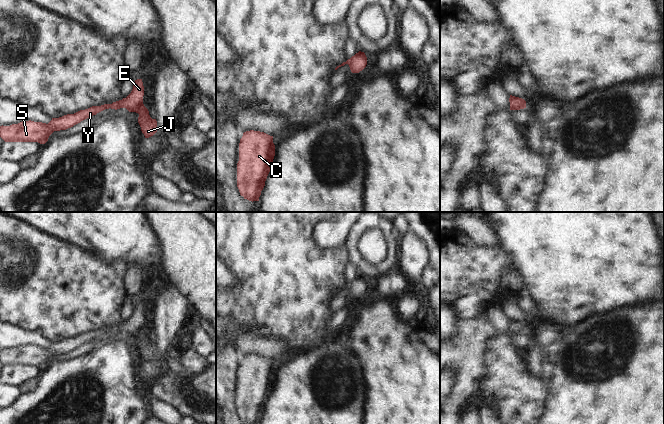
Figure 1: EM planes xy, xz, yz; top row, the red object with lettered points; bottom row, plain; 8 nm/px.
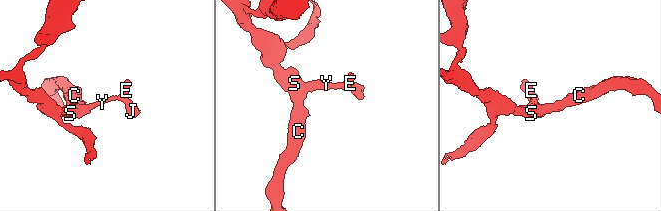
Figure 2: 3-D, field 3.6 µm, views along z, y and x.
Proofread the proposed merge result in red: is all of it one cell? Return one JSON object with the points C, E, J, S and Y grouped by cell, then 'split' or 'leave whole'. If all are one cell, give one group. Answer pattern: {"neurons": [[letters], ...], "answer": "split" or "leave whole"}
{"neurons": [["C", "E", "J", "S", "Y"]], "answer": "leave whole"}

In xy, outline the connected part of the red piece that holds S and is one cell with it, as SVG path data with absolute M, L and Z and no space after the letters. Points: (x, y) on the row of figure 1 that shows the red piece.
M137 79L135 80L131 93L122 100L113 102L112 104L92 106L88 109L80 110L74 114L67 114L59 118L52 118L48 124L29 120L10 126L2 125L0 126L0 137L5 142L38 142L45 144L54 131L71 128L105 109L111 108L117 110L126 108L129 112L139 114L138 123L141 131L145 138L149 138L157 132L158 127L156 119L150 117L148 109L143 104L143 96L144 86L142 79Z

